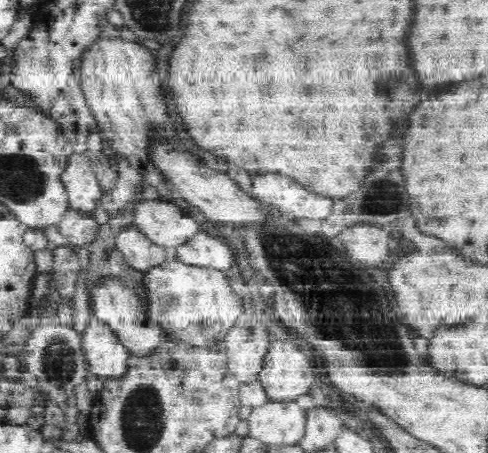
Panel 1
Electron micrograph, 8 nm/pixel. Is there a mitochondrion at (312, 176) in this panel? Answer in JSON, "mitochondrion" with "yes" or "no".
{"mitochondrion":"no"}

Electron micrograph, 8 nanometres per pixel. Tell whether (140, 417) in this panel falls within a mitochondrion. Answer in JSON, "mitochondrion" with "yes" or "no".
{"mitochondrion":"yes"}

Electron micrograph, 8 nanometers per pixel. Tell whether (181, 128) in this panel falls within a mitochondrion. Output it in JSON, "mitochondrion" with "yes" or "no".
{"mitochondrion":"no"}

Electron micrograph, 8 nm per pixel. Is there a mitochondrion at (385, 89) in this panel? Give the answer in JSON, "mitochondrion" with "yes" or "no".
{"mitochondrion":"no"}

